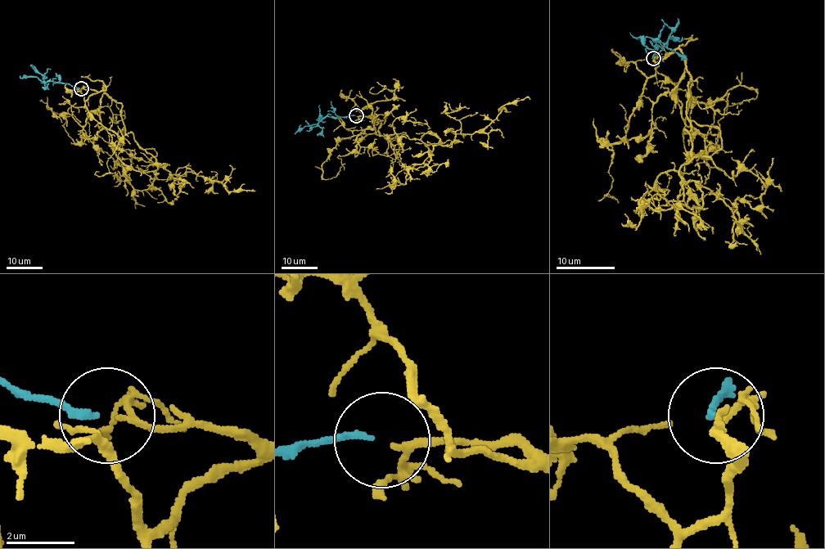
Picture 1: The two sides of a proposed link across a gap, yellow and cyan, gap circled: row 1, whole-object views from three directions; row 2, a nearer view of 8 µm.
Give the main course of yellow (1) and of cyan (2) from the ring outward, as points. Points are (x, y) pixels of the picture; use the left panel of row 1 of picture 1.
1: (81, 88), (103, 83), (122, 105), (124, 132), (173, 178), (184, 167), (225, 178), (227, 191), (254, 190)
2: (79, 87), (62, 83), (42, 82), (37, 77), (21, 78), (20, 75)

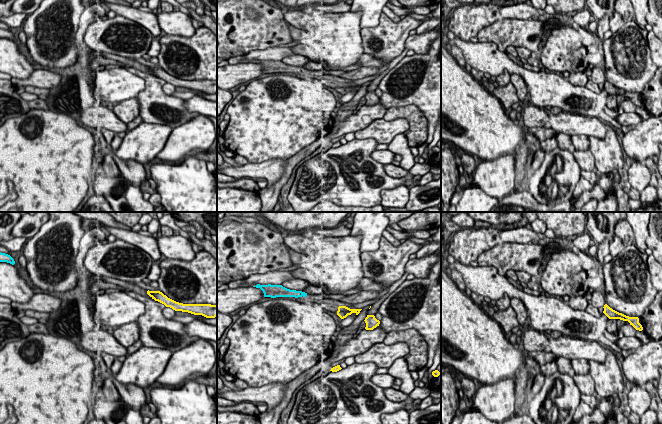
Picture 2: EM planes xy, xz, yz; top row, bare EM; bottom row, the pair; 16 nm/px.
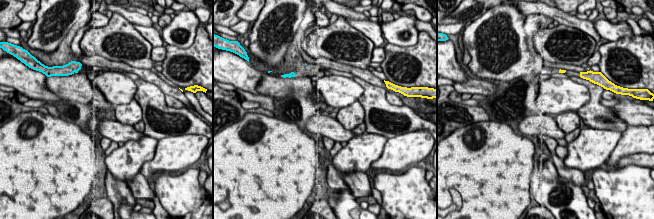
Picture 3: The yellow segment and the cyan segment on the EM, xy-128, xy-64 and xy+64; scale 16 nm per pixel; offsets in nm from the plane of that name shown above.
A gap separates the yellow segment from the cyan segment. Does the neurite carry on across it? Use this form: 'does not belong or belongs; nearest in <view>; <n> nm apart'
belongs; nearest in xz; 550 nm apart

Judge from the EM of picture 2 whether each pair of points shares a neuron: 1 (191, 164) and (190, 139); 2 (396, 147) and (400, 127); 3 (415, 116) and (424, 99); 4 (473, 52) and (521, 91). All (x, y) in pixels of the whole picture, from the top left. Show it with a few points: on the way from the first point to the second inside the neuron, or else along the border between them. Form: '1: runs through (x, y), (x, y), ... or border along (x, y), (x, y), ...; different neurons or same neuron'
1: border along (185, 156), (177, 163); different neurons
2: border along (402, 133), (399, 133), (389, 144); different neurons
3: border along (396, 106), (415, 105), (427, 120), (427, 130); different neurons
4: border along (510, 74), (517, 74), (522, 79), (527, 91); different neurons

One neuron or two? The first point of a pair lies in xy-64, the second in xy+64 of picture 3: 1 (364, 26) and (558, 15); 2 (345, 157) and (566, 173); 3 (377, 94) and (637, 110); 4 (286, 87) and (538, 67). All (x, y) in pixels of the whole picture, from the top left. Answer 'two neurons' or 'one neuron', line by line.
1: one neuron
2: two neurons
3: two neurons
4: two neurons

